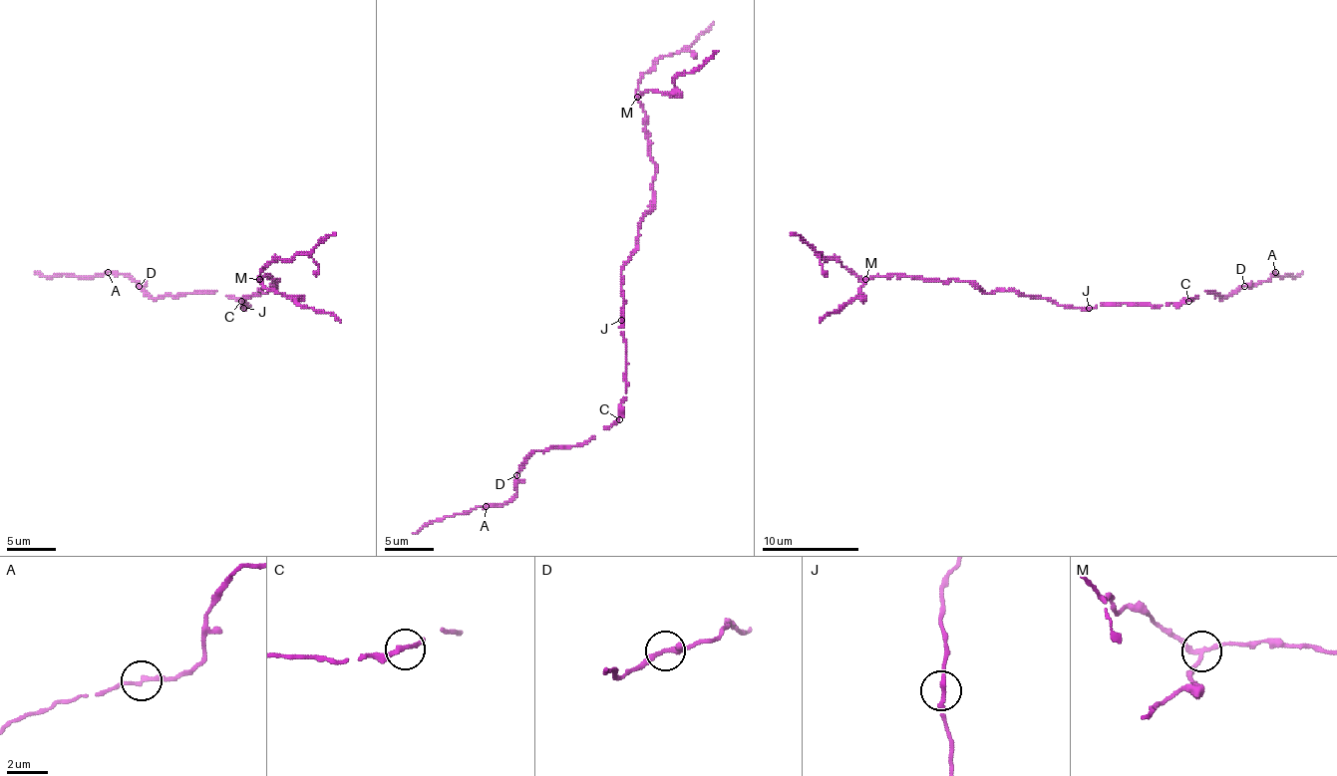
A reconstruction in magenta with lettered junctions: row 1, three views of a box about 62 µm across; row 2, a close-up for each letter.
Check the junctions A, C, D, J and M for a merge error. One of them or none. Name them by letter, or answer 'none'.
M

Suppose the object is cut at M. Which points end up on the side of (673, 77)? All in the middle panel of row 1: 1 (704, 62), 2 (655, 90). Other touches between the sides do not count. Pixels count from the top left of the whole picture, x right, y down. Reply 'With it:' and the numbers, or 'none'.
With it: 1, 2

